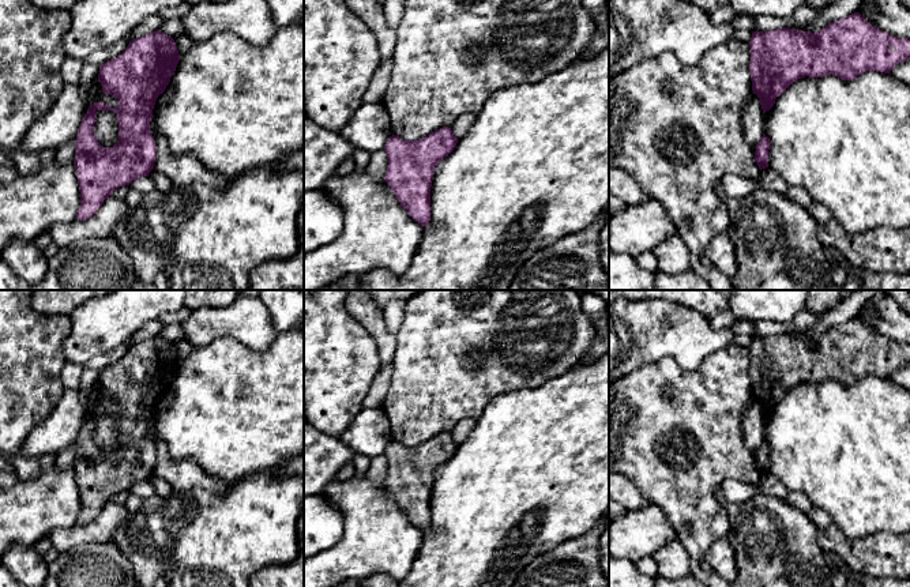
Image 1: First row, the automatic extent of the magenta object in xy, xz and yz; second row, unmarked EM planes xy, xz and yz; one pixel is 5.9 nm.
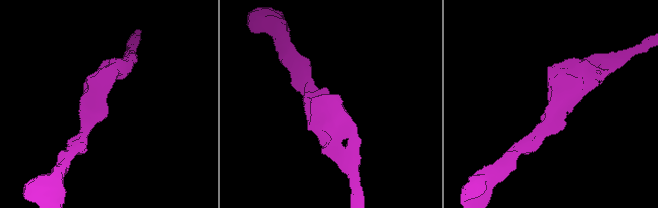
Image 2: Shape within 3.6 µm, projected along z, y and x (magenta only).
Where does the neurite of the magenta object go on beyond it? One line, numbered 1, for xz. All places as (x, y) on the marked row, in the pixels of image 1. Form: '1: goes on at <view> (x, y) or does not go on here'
1: does not go on here

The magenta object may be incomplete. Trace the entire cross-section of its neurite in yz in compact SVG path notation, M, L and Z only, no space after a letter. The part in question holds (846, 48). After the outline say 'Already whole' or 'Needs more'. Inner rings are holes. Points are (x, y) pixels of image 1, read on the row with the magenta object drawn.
M860 12L828 23L817 33L781 27L771 31L753 31L751 48L752 91L760 99L763 114L770 110L778 95L793 82L805 78L835 75L843 80L853 80L865 71L890 71L910 59L910 39L898 38L870 26Z. Already whole

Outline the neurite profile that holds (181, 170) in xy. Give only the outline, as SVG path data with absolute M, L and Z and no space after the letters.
M168 84L165 91L159 94L155 101L150 121L150 132L154 136L157 144L154 170L163 173L176 187L187 187L193 183L202 183L214 188L226 187L233 177L226 177L210 170L193 155L173 155L168 148L166 138L157 133L154 125L155 116L166 106L170 94L172 87Z

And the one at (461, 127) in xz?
M471 113L459 116L456 121L451 125L451 131L454 136L456 139L463 138L470 131L470 128L474 125L475 117L477 116Z

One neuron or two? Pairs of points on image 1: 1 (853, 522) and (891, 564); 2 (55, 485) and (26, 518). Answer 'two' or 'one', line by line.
1: two
2: one

